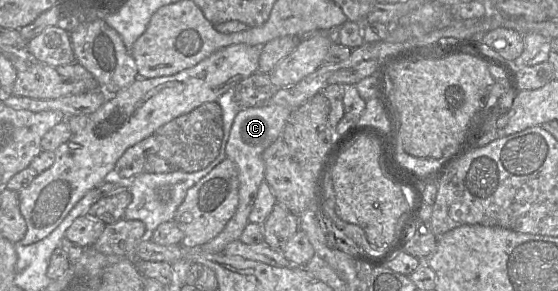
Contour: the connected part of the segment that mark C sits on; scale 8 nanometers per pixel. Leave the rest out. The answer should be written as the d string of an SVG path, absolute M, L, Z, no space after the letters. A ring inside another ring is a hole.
M275 104L240 109L236 115L226 145L226 154L227 158L232 160L238 169L239 202L234 215L227 222L222 232L211 241L200 246L203 251L221 253L228 243L240 239L244 228L249 223L249 214L253 209L260 184L264 181L263 152L281 137L292 111L287 107Z

